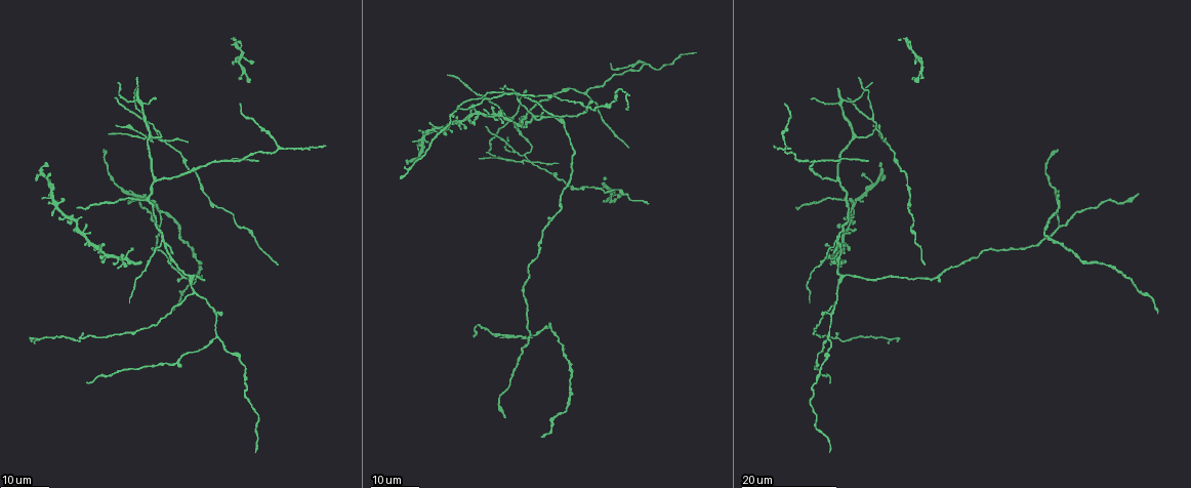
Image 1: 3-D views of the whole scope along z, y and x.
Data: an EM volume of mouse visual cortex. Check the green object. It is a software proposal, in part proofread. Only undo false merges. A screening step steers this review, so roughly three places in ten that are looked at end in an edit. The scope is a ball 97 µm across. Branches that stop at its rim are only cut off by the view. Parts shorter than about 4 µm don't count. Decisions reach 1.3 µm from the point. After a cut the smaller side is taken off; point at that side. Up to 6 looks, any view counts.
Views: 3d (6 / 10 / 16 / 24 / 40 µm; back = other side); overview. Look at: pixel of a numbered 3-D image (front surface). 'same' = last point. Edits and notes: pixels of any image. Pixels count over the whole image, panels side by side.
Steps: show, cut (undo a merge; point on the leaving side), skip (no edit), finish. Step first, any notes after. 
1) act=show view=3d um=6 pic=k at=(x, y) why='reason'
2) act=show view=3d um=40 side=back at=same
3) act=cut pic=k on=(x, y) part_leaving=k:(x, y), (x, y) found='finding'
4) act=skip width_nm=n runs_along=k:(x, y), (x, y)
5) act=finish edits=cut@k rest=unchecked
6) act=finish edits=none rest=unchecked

act=show view=3d um=16 pic=1 at=(524, 155) why='side arm on a straight run'

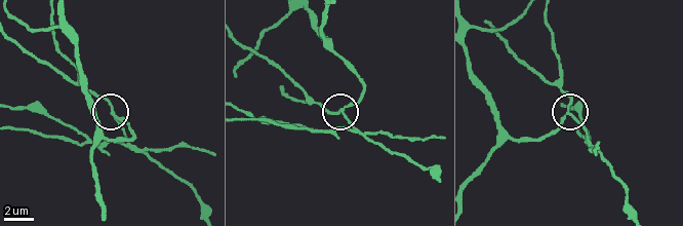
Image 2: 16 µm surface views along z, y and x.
act=show view=3d um=6 pic=2 at=(111, 112)

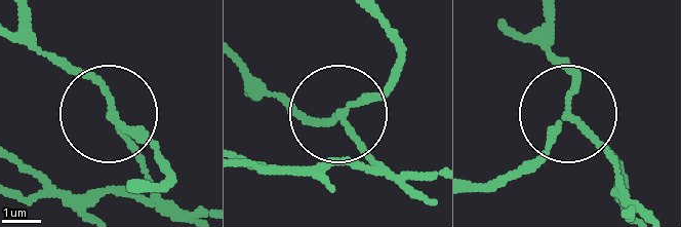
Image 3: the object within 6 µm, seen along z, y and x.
act=cut pic=3 on=(143, 156) side_arm_um=15 part_leaving=3:(344, 119), (399, 185), (429, 198) found='two cells meet here'

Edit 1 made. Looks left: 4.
act=show view=overview why='redraw'

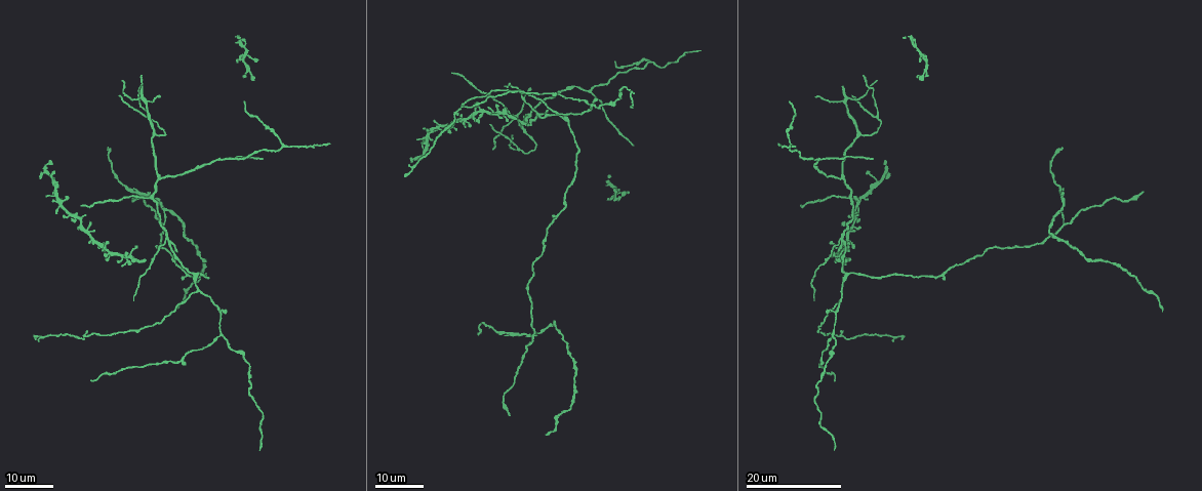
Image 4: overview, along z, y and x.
act=show view=3d um=16 pic=4 at=(164, 239) why='thin arm on a thick one'

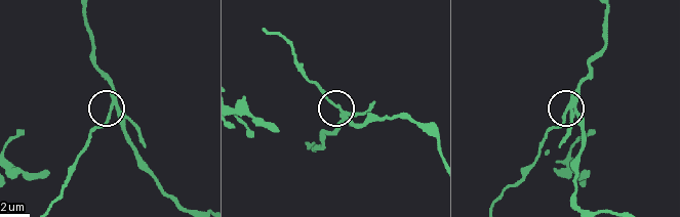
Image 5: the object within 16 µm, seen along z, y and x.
act=show view=3d um=10 pic=5 at=(110, 110)

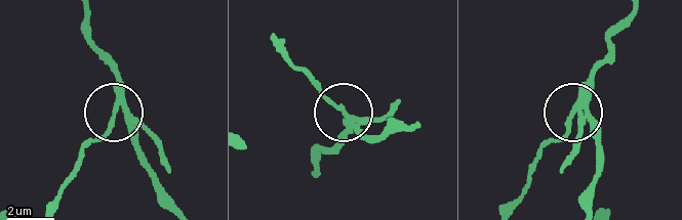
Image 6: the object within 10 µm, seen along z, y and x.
act=cut pic=6 on=(108, 126) part_leaving=6:(118, 97), (114, 119), (85, 147), (57, 207) found='two cells meet here'

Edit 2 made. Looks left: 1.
act=finish edits=cut@3,cut@6 rest=unchecked

